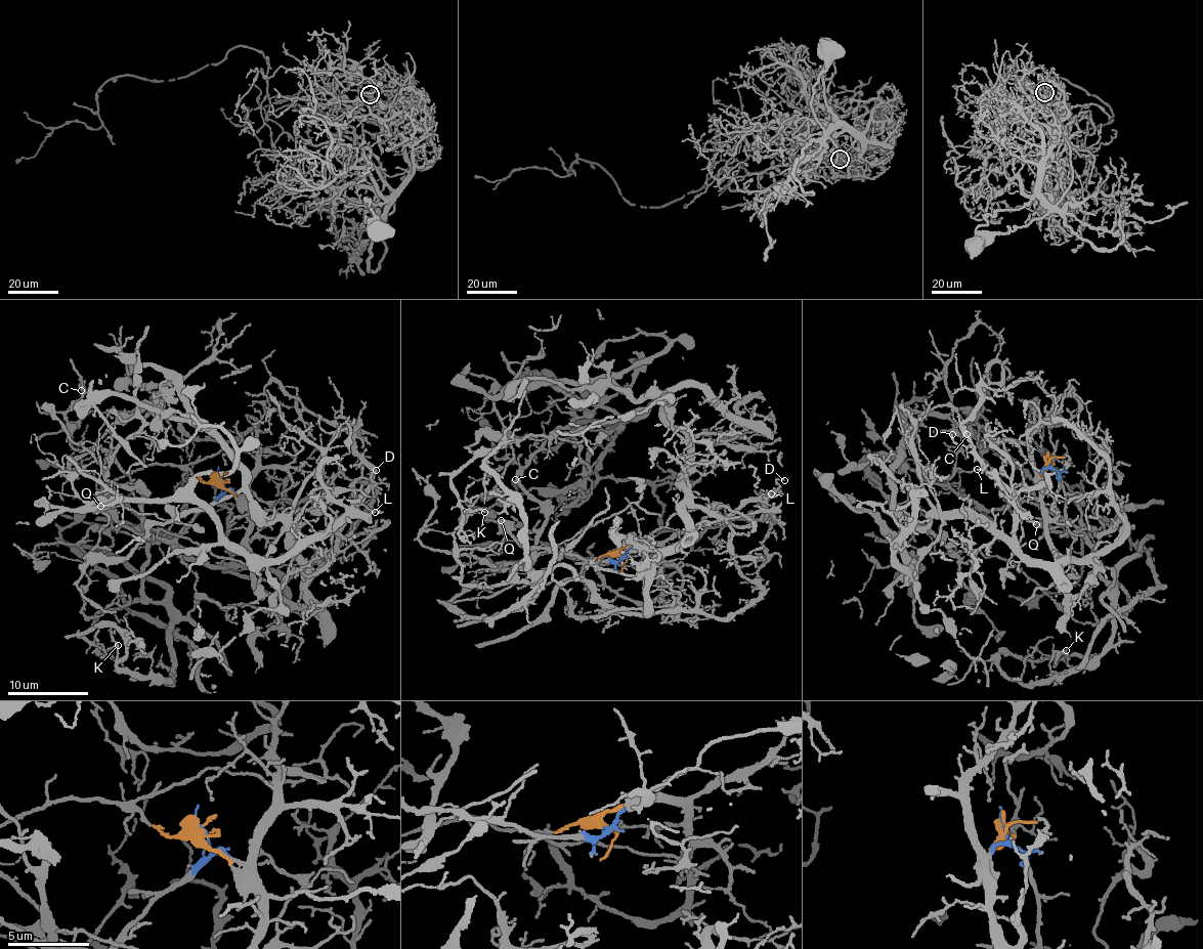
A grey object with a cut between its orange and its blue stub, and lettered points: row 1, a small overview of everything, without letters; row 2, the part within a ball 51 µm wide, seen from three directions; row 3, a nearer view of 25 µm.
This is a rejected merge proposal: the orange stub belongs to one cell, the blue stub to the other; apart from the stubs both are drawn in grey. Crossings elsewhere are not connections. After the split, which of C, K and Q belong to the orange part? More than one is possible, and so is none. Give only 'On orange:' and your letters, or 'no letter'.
On orange: C, K

